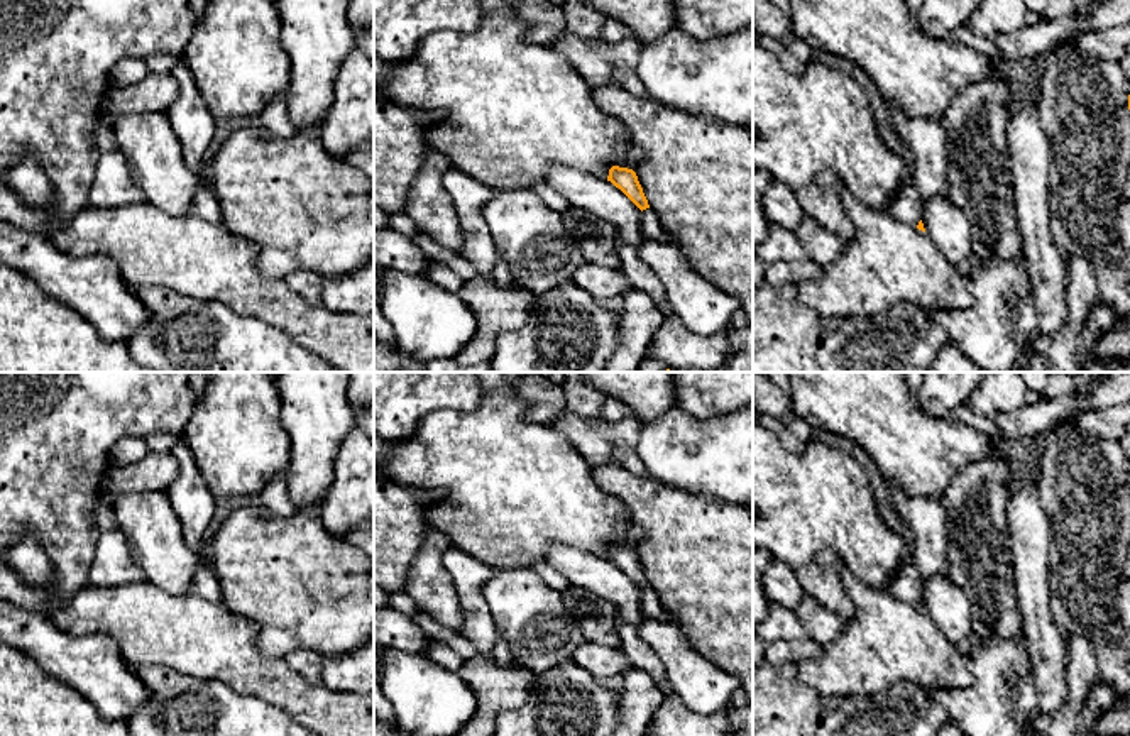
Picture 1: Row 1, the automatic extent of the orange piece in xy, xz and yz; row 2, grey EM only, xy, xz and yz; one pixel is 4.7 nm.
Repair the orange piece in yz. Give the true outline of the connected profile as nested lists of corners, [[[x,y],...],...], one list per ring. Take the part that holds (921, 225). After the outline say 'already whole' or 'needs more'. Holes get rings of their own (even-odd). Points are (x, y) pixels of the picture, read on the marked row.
[[[910,188],[900,189],[890,201],[888,211],[912,225],[917,227],[919,230],[925,232],[924,223],[922,223],[922,205],[920,200],[912,193]]]; needs more

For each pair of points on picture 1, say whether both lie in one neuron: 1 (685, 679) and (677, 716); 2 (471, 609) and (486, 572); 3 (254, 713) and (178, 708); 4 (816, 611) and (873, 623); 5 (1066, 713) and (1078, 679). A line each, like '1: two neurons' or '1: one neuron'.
1: two neurons
2: one neuron
3: one neuron
4: two neurons
5: one neuron

